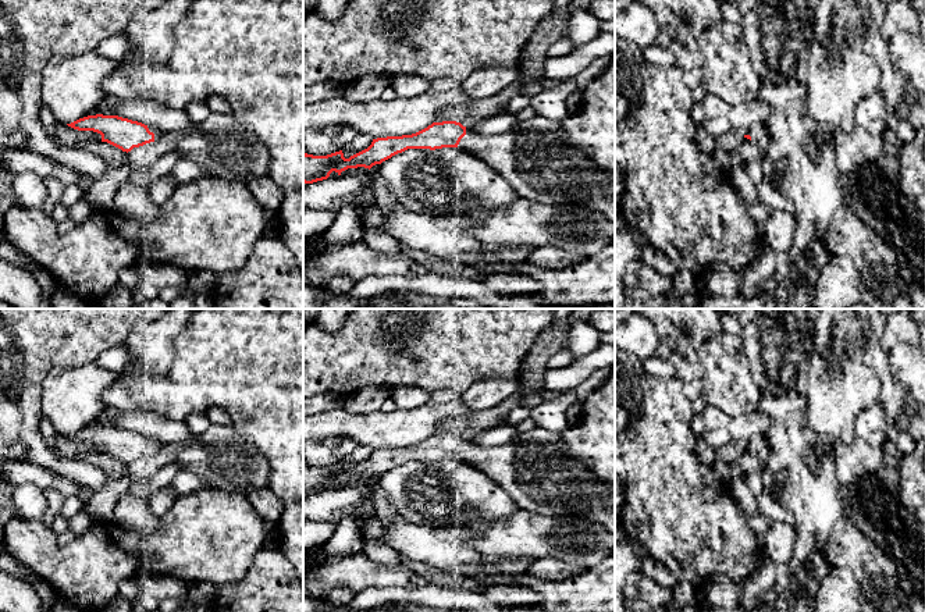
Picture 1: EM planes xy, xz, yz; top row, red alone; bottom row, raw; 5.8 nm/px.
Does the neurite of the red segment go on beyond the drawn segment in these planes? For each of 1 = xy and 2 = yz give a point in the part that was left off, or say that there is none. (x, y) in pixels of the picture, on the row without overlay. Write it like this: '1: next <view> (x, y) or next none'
1: next xy (159, 445)
2: next yz (758, 445)

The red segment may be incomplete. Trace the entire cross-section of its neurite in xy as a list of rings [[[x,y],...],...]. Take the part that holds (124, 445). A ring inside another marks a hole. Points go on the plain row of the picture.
[[[88,427],[67,437],[78,442],[97,444],[102,446],[102,453],[107,453],[127,465],[166,446],[156,438],[118,427]]]

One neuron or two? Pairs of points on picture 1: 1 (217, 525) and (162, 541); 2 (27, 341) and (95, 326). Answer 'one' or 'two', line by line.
1: one
2: one

